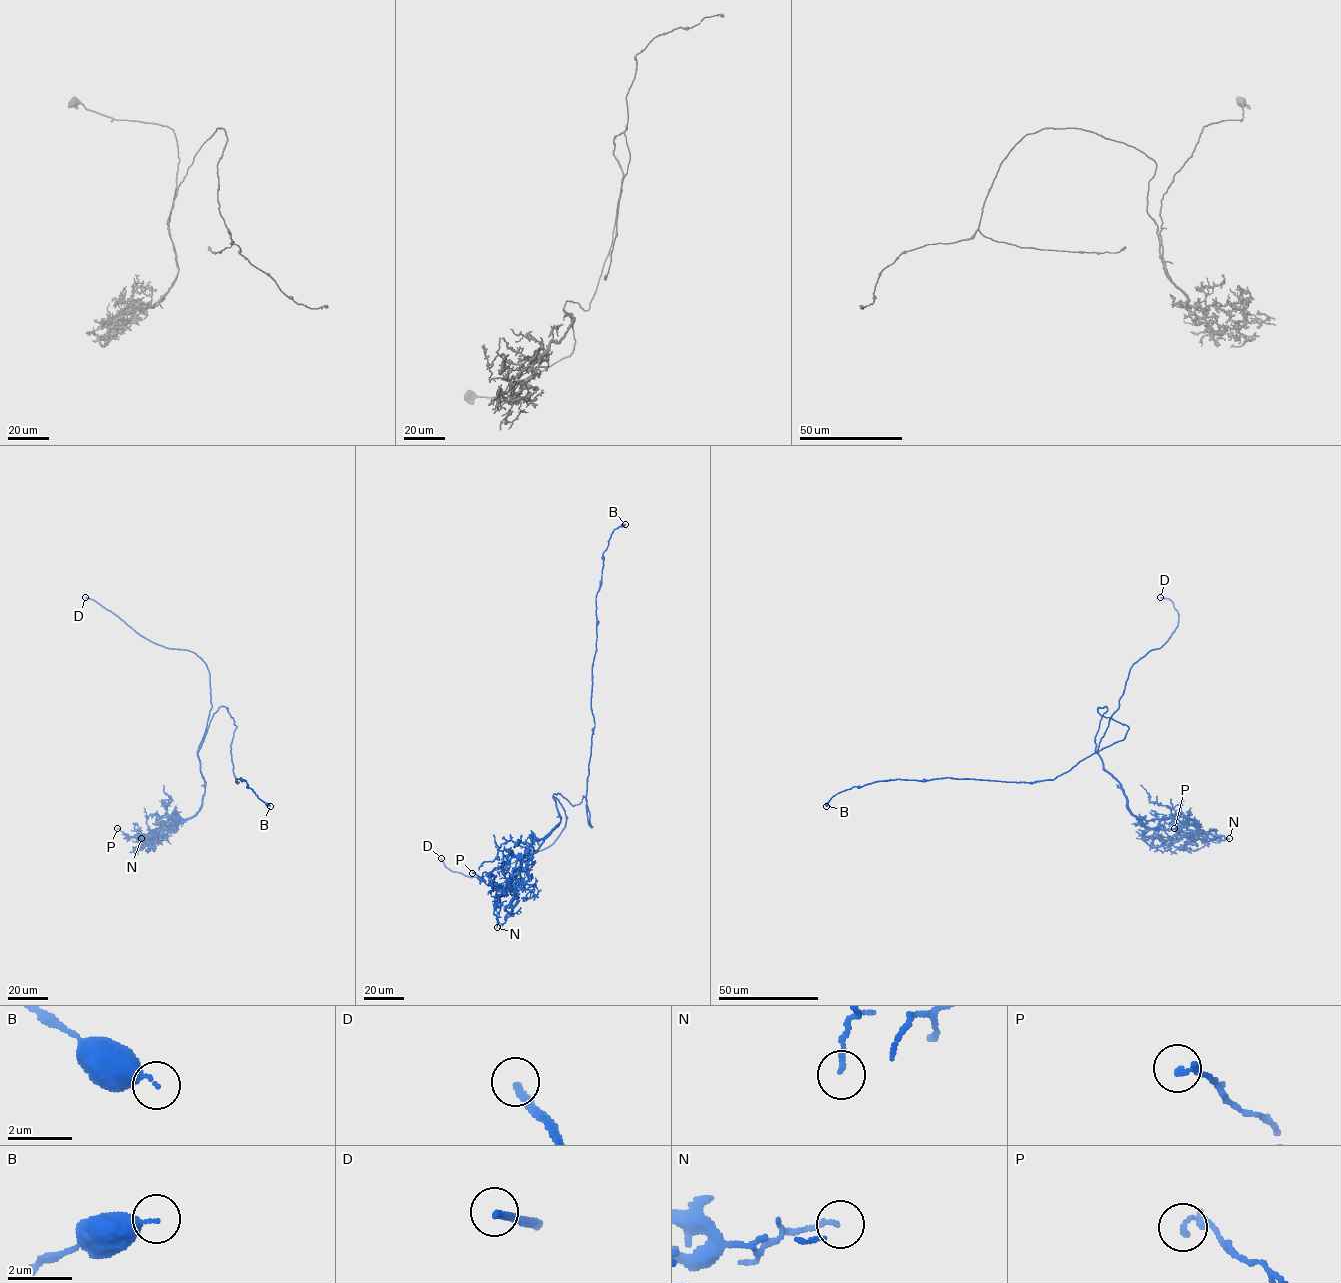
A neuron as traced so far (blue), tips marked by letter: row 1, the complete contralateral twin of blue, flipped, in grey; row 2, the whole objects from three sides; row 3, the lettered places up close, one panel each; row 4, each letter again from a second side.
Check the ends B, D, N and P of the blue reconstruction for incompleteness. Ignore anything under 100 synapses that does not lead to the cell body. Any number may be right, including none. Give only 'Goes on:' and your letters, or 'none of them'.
Goes on: D

